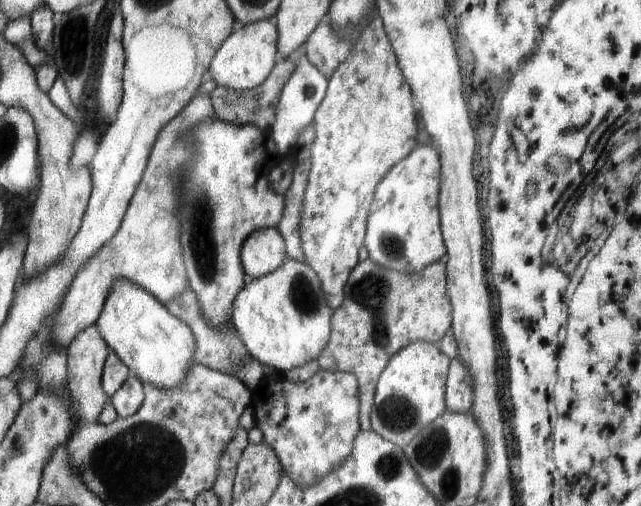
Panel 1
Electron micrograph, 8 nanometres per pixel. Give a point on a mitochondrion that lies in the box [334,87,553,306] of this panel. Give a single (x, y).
(393, 246)

